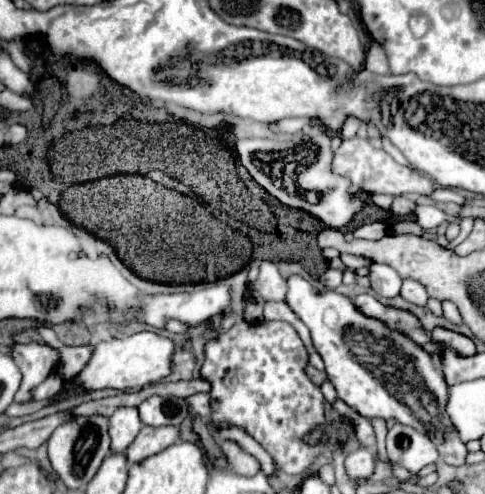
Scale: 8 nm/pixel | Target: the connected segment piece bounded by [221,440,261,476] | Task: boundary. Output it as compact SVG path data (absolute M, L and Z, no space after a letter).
M223 440L223 442L221 442L221 450L223 450L223 454L227 456L229 466L231 466L233 472L237 472L237 474L241 474L241 476L253 476L253 474L257 474L257 472L261 470L259 460L257 460L255 456L247 454L237 442L233 442L233 440Z

